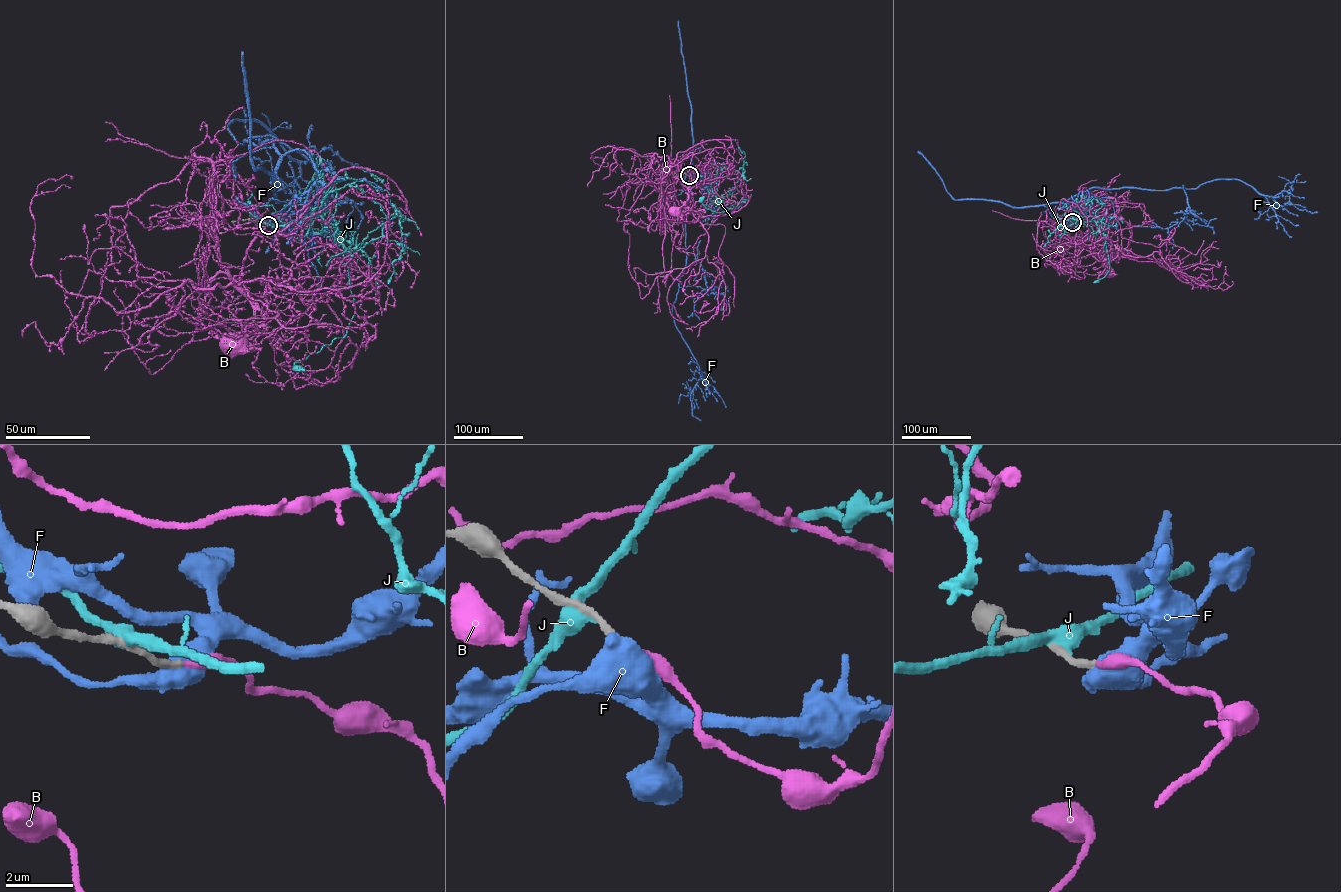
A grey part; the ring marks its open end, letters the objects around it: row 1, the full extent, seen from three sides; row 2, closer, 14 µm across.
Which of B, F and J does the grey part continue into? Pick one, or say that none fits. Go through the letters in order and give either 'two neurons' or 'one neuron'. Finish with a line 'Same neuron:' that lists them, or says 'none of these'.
B: one neuron
F: two neurons
J: two neurons
Same neuron: B

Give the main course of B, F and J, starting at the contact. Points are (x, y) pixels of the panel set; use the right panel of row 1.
B: (1072, 222), (1066, 226), (1062, 219), (1052, 225), (1072, 245), (1088, 246), (1099, 260), (1111, 257), (1109, 273)
F: (1072, 222), (1078, 193), (1094, 187), (1193, 189), (1216, 179), (1238, 179), (1283, 206), (1300, 174)
J: (1071, 222), (1064, 222), (1091, 216), (1105, 238), (1110, 267), (1106, 275), (1096, 281)

